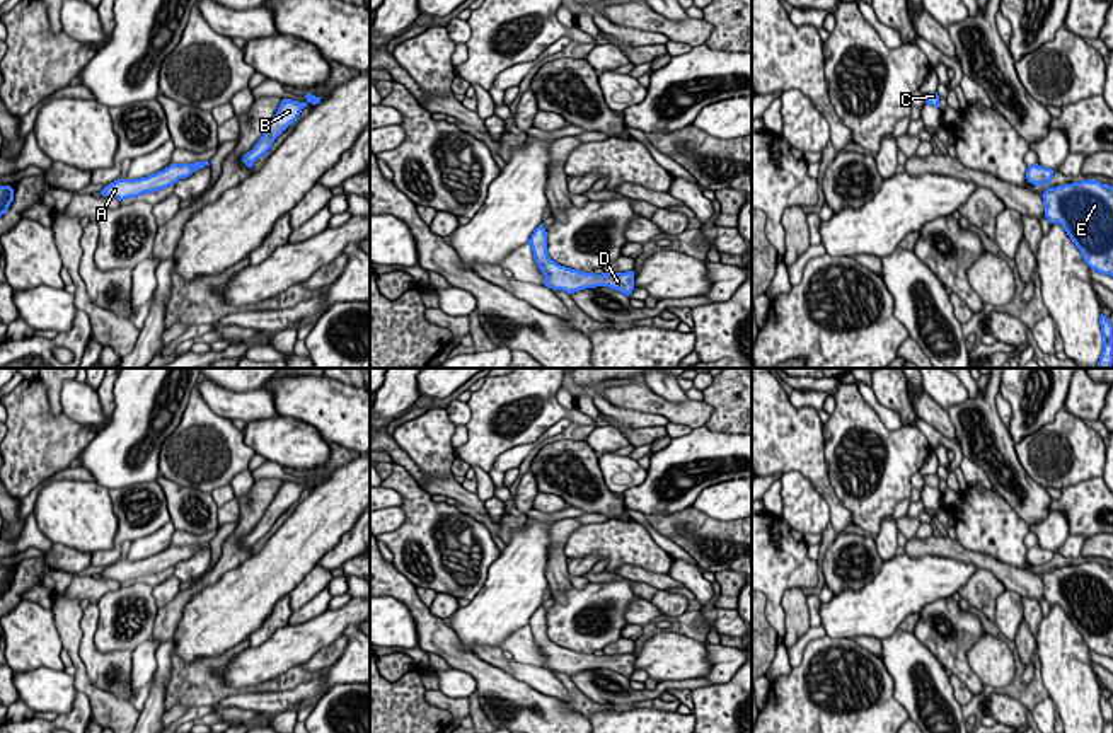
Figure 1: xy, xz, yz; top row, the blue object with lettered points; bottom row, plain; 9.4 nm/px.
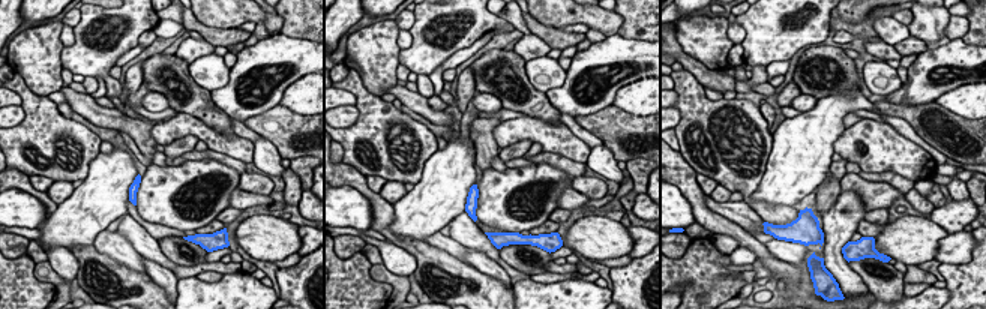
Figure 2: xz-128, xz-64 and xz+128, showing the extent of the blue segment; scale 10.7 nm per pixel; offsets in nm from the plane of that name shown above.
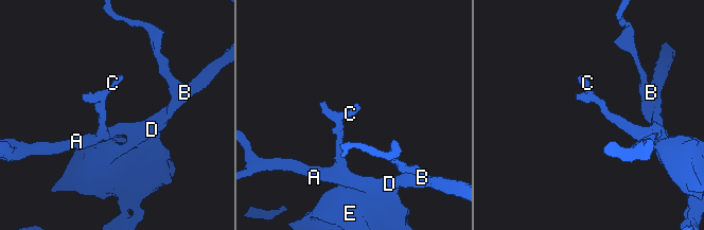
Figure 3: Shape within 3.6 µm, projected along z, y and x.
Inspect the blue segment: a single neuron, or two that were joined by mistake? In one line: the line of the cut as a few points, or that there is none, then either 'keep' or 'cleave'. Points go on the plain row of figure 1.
no cut | keep

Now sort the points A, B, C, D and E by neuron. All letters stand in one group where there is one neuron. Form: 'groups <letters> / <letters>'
groups A B C D E

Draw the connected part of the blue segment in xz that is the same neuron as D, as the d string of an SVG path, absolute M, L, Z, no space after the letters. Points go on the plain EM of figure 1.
M540 605L528 622L535 644L545 658L544 667L552 672L574 675L586 670L608 668L627 678L634 672L634 653L595 656L557 646L547 636L547 614Z

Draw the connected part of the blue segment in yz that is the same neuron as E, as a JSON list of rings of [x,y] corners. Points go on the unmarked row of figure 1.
[[[1096,561],[1048,569],[1045,598],[1060,605],[1086,646],[1113,658],[1113,568]]]

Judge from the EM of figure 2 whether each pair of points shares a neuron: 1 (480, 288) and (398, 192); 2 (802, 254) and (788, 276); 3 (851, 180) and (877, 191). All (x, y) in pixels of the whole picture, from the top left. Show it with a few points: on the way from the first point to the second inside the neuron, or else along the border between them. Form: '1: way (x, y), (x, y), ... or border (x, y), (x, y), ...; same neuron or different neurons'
1: border (378, 194), (392, 204); different neurons
2: border (766, 245), (775, 257), (796, 266); different neurons
3: way (857, 183), (871, 191); same neuron

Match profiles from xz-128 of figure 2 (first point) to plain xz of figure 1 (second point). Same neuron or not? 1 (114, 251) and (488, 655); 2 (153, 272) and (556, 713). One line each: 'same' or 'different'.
1: same
2: different

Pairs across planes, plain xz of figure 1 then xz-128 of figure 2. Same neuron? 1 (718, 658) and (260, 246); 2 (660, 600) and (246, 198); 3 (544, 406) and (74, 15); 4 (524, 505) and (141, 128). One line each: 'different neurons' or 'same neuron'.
1: same neuron
2: different neurons
3: different neurons
4: different neurons

